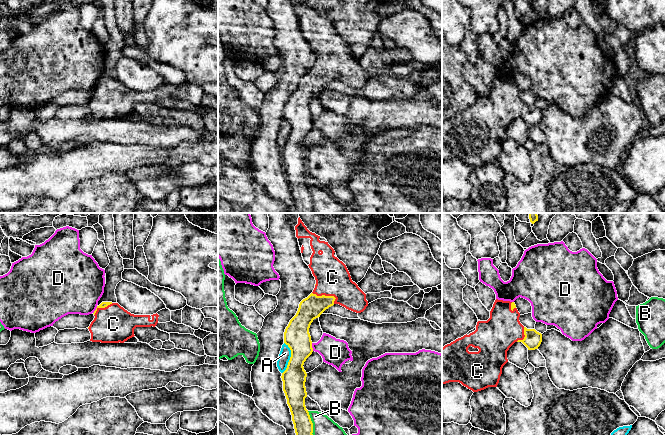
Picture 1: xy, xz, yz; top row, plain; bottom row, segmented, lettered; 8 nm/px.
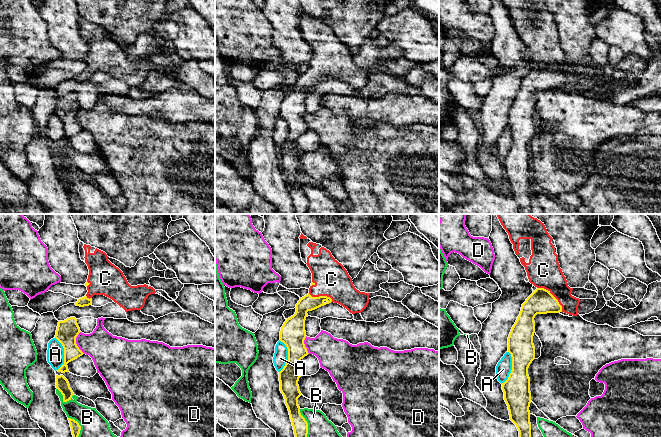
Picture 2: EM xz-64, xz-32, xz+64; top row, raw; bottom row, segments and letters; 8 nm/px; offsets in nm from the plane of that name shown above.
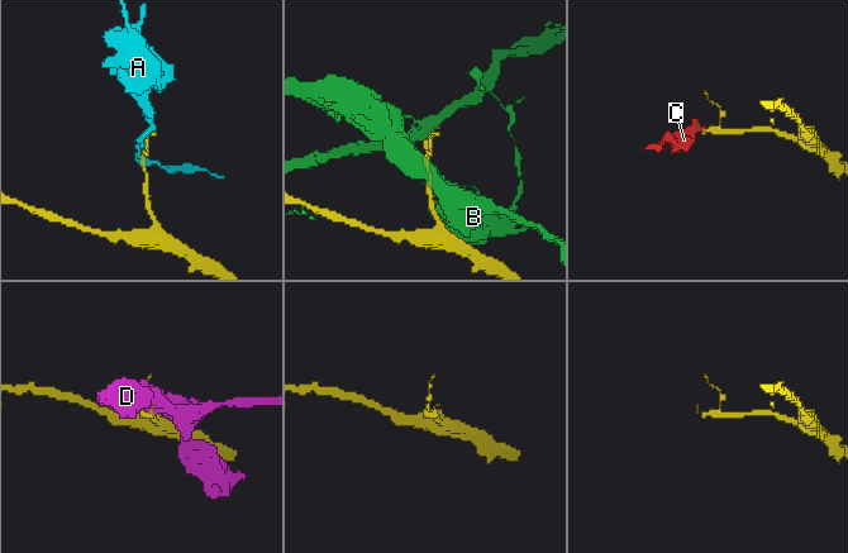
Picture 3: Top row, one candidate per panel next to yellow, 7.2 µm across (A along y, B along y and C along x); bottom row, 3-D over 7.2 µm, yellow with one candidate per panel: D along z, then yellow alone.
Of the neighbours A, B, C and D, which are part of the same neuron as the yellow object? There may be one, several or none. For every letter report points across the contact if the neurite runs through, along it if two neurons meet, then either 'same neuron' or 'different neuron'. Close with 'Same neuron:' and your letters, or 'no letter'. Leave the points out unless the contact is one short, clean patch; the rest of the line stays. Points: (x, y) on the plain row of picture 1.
A: different neuron
B: different neuron
C: across xz (310, 84), (324, 71), (332, 63), (332, 53) | same neuron
D: different neuron
Same neuron: C

